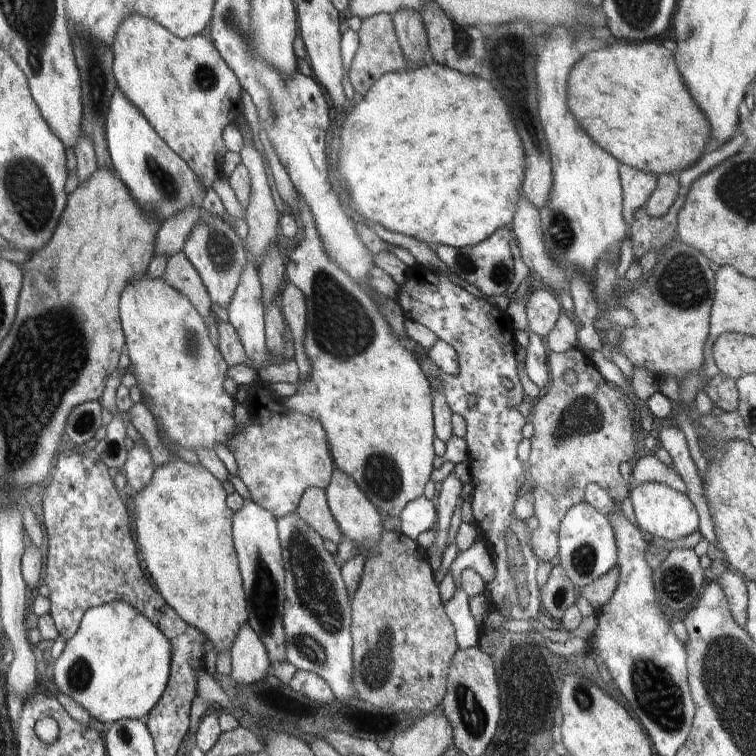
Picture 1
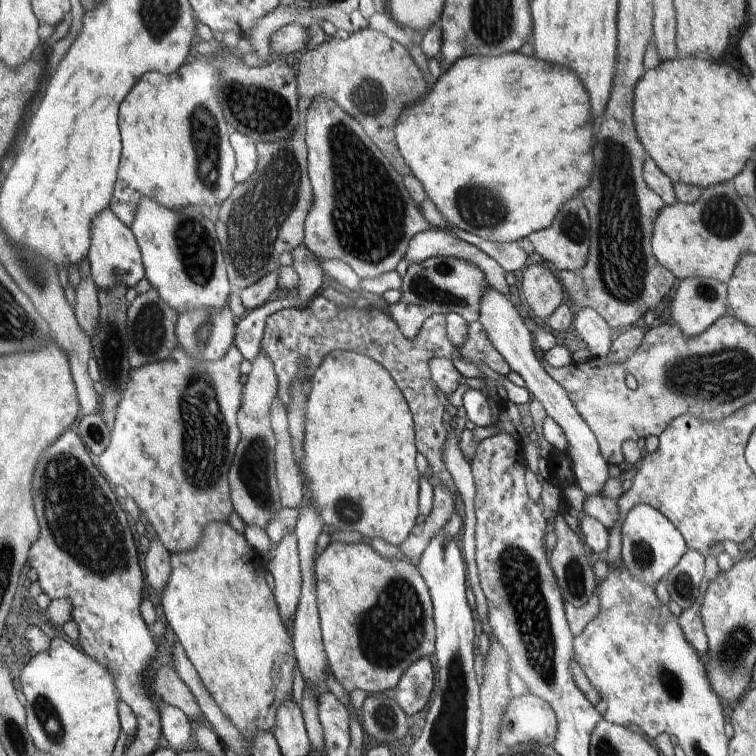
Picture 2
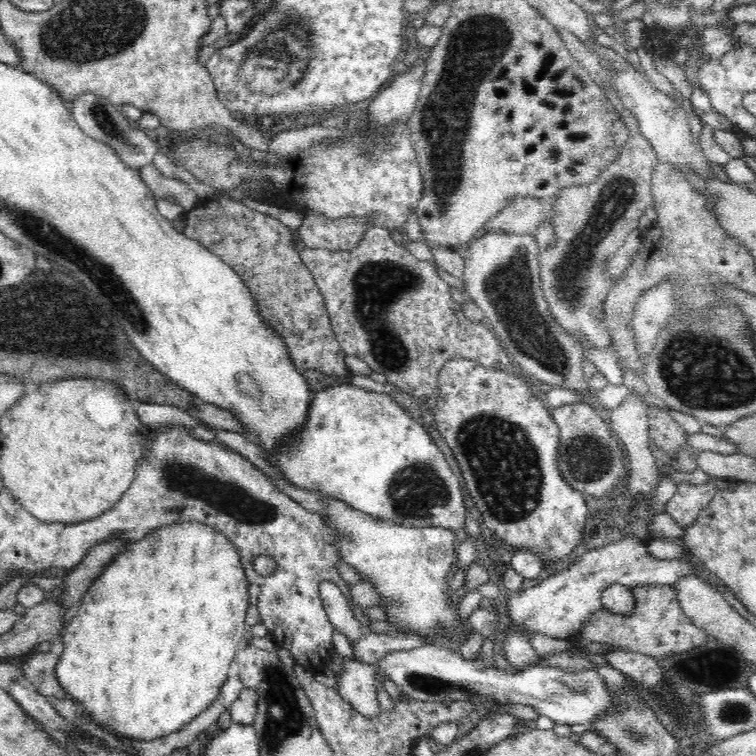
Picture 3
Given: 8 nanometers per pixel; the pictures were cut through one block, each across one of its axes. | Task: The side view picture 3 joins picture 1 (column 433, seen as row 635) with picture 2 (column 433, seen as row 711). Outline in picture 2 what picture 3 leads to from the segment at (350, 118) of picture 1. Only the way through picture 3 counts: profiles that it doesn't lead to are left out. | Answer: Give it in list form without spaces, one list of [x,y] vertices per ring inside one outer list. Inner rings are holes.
[[[520,52],[520,54],[501,54],[497,57],[471,56],[456,60],[450,68],[446,69],[446,72],[441,74],[438,82],[436,81],[432,86],[432,92],[428,92],[422,98],[422,102],[416,102],[414,106],[408,106],[406,110],[402,109],[400,118],[396,120],[394,134],[399,153],[402,154],[402,158],[406,160],[406,164],[412,170],[412,175],[420,180],[426,197],[434,202],[434,206],[438,208],[438,212],[445,220],[448,220],[452,226],[484,240],[511,243],[526,238],[533,232],[546,230],[554,222],[558,210],[568,200],[572,200],[577,192],[588,188],[588,184],[592,182],[592,171],[594,170],[592,150],[598,142],[592,134],[592,124],[590,98],[588,92],[584,90],[582,82],[578,80],[578,76],[560,64],[540,62],[536,58],[528,58]]]

